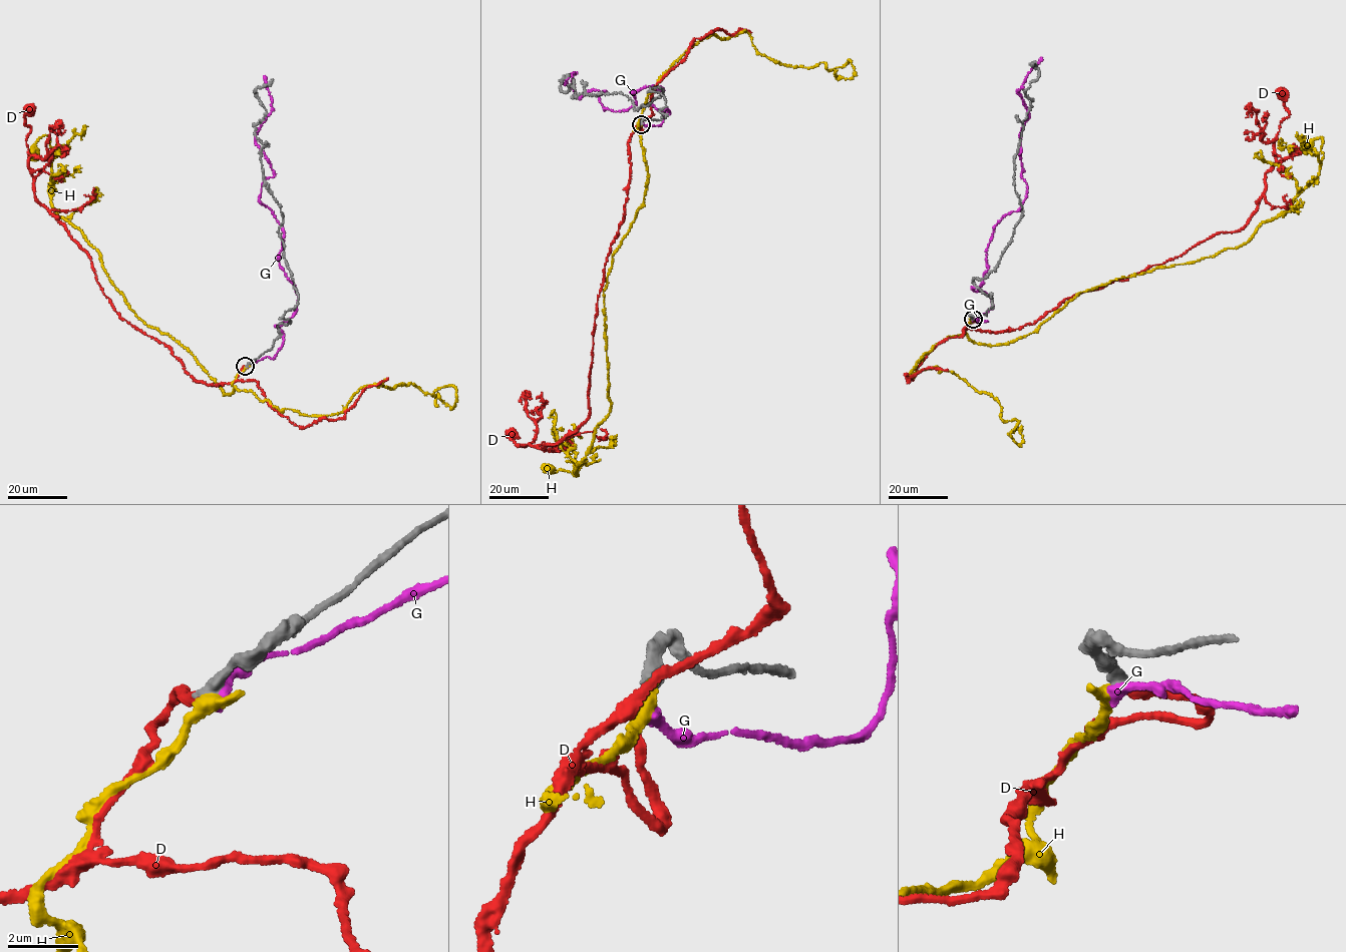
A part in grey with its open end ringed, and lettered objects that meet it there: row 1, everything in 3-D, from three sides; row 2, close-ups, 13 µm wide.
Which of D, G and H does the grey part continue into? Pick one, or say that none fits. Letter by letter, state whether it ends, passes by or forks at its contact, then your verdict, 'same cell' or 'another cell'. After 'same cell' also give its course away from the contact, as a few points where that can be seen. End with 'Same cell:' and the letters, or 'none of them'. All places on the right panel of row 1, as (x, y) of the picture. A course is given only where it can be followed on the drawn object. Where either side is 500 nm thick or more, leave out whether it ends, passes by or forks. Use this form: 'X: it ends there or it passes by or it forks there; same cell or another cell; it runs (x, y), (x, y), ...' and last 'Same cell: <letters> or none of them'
D: it ends there; same cell; it runs (973, 319), (980, 321), (967, 329), (1022, 328), (1064, 299), (1244, 227), (1289, 113), (1281, 92)
G: it ends there; another cell
H: another cell
Same cell: D

